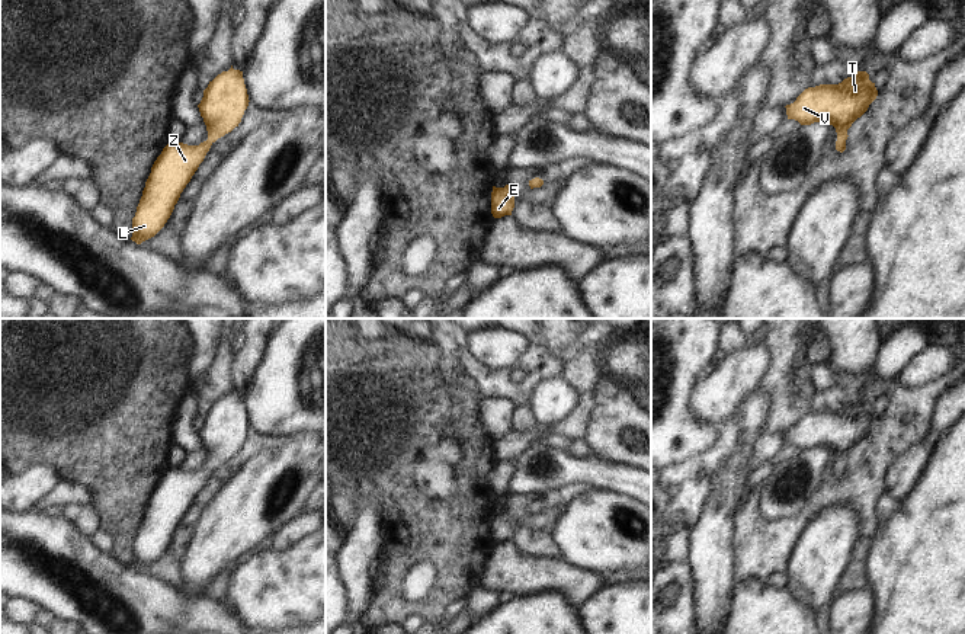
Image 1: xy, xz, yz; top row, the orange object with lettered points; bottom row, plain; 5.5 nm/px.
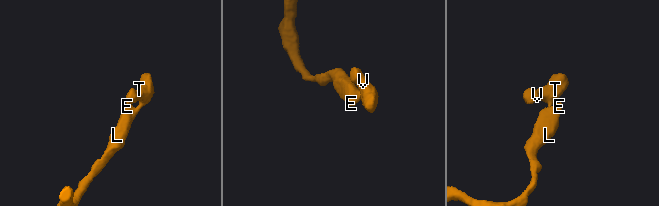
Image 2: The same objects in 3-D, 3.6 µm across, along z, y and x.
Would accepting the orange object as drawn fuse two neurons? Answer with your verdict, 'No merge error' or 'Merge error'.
No merge error

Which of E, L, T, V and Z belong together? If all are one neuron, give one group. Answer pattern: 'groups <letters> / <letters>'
groups E L T V Z

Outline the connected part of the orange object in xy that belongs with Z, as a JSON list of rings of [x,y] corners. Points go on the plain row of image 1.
[[[233,391],[209,407],[198,430],[208,465],[199,471],[169,468],[163,474],[151,493],[132,544],[132,567],[141,570],[164,553],[211,471],[238,452],[249,428],[243,397]]]

